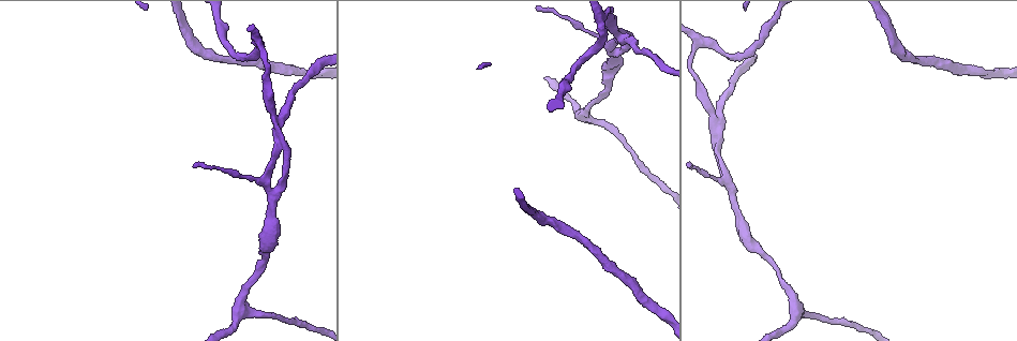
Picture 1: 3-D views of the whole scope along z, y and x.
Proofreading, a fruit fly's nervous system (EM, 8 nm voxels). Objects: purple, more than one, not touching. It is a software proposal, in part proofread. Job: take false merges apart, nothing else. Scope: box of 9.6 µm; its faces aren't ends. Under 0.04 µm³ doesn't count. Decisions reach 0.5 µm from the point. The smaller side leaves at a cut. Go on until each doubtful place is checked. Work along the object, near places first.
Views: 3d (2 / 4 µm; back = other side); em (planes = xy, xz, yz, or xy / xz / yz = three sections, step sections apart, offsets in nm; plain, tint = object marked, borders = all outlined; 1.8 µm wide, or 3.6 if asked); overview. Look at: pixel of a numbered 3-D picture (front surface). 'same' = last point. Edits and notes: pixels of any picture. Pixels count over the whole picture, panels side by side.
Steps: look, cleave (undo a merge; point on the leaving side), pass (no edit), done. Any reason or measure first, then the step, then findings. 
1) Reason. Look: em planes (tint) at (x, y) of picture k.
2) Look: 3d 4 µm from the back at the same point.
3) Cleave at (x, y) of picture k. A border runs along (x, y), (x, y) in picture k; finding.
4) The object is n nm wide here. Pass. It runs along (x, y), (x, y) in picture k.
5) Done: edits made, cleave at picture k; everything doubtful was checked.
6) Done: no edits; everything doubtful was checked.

Closes a loop. Look: em xy step 8 (tint) at (721, 158) of picture 1.

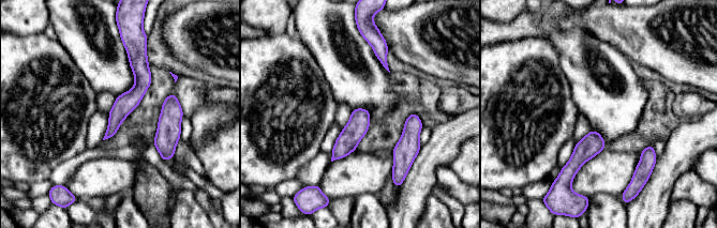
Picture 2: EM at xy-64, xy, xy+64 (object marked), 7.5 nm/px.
Pass. One cell here.

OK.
Branch point. Look: 3d 4 µm at (734, 196) of picture 1.

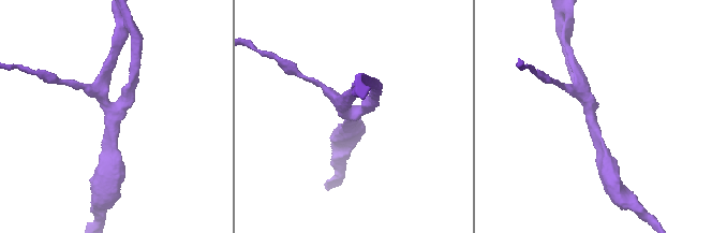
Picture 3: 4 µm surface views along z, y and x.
Shape alone is not enough. Look: em planes (tint) at (114, 114) of picture 3.

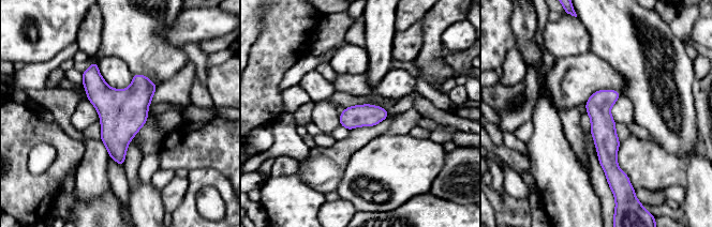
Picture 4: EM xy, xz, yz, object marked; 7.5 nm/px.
Pass. It runs along (602, 92), (602, 124), (612, 179) in picture 4; all the same cell.

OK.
Thick turns thin. Look: em 3.6 µm planes (tint) at (756, 249) of picture 1.

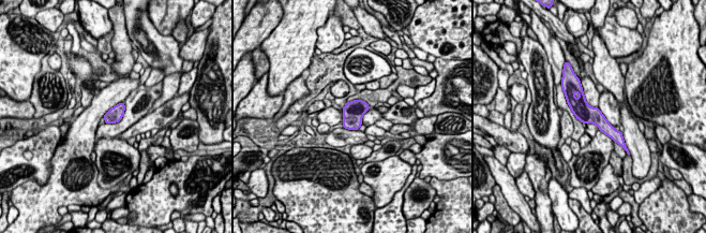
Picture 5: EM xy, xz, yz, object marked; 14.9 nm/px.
The object is 220 nm wide here. Pass. It runs along (573, 93), (576, 100), (615, 137) in picture 5; one cell here.

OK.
Three-way junction. Look: em planes (tint) at (618, 40) of picture 1.

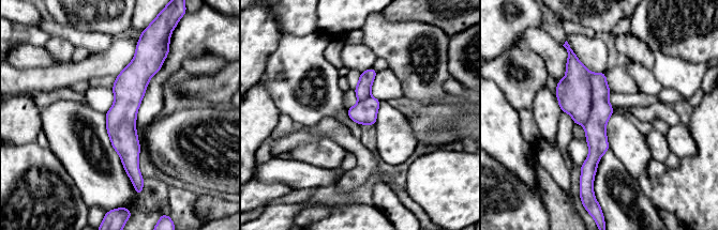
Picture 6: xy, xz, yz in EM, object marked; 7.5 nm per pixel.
The object is 180 nm wide here. Pass. One cell here.

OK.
Done: no edits; everything doubtful was checked.

